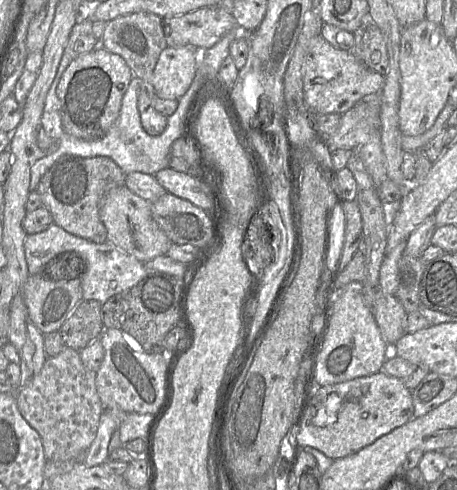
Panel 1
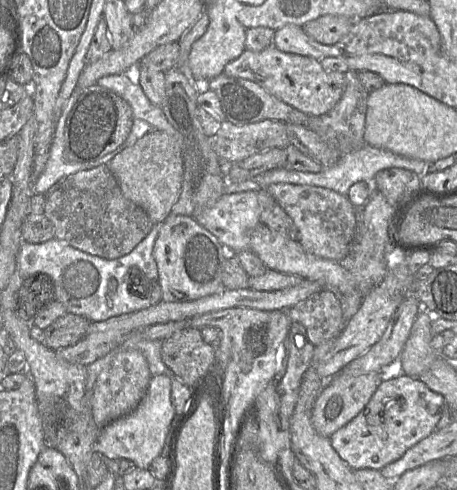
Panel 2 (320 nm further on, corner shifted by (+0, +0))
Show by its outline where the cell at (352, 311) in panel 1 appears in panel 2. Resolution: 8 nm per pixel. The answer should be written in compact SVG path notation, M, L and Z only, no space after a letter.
M340 372L332 379L325 381L326 386L317 397L311 417L316 432L330 438L333 433L347 425L363 411L382 380L382 375L376 373L349 376L342 375Z

